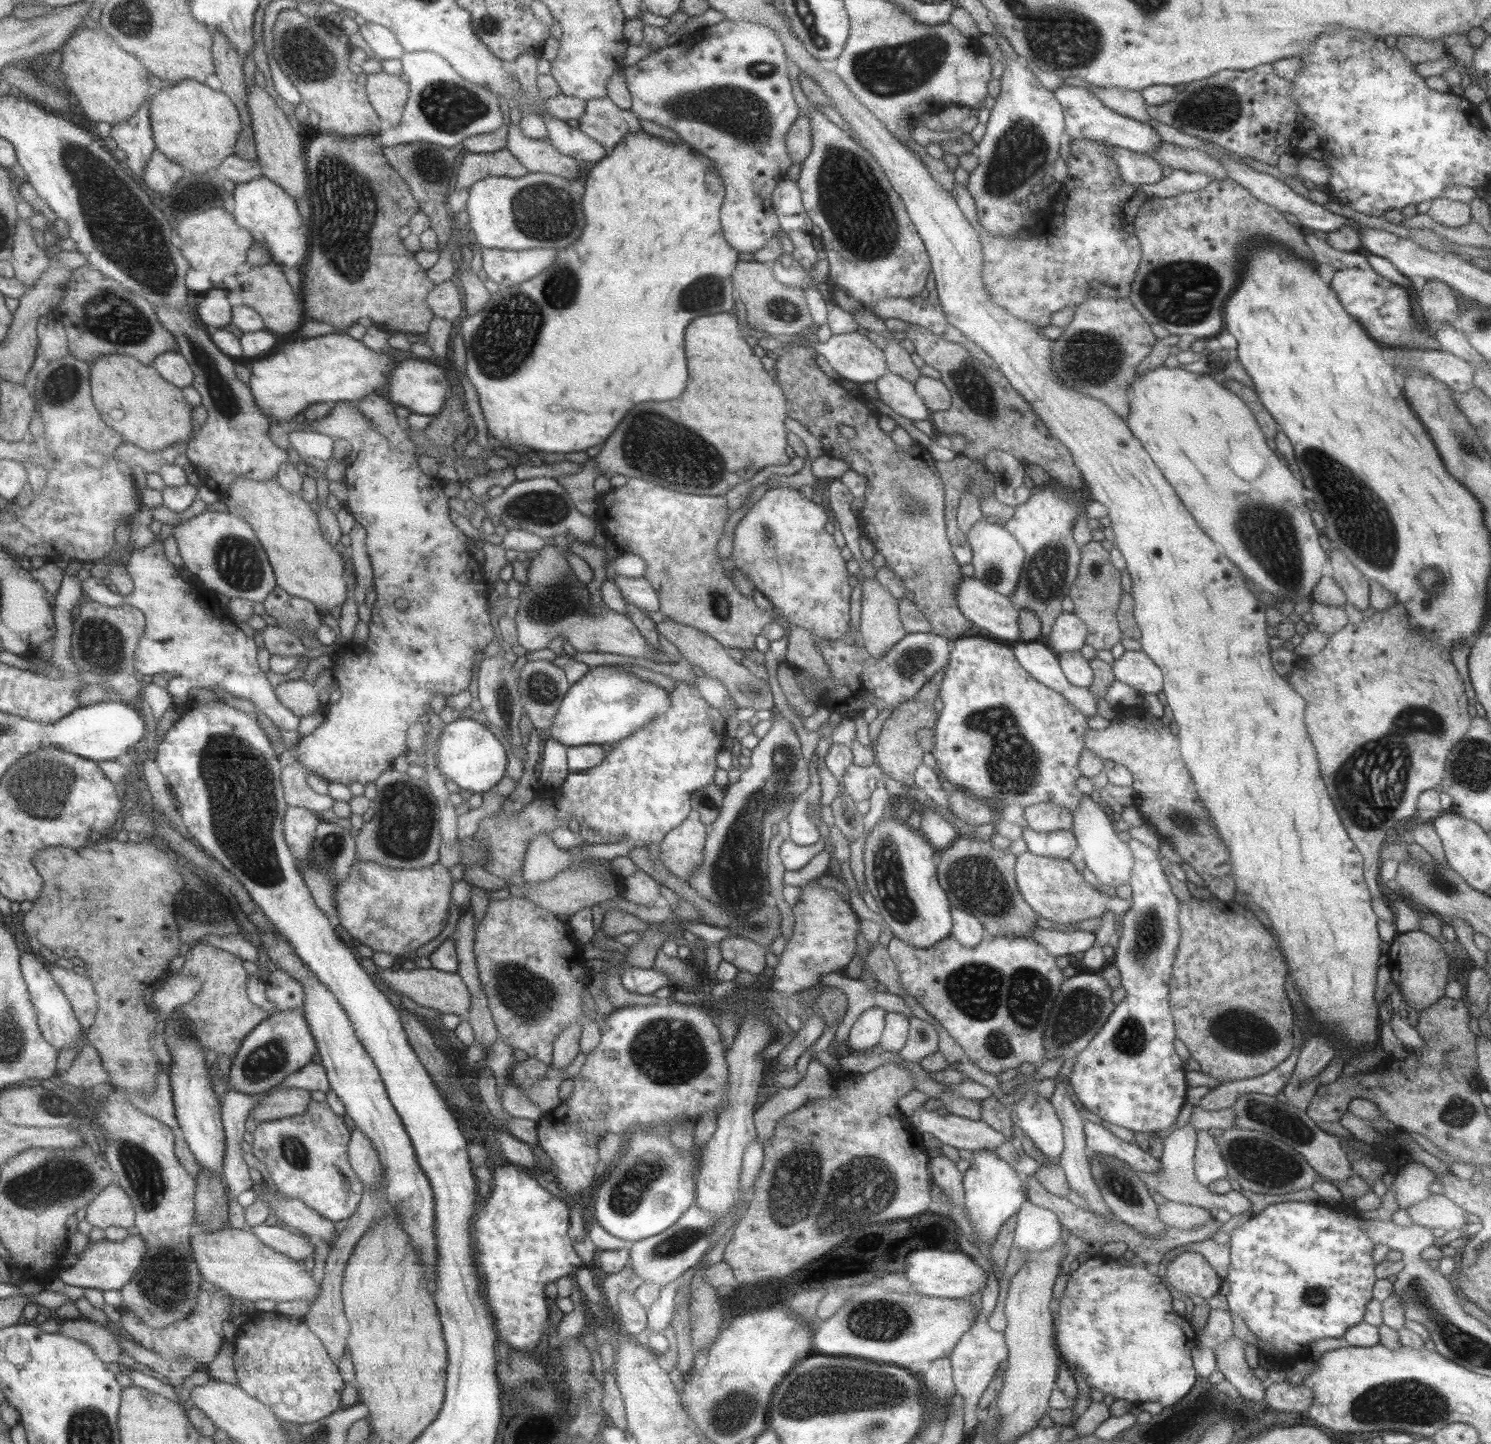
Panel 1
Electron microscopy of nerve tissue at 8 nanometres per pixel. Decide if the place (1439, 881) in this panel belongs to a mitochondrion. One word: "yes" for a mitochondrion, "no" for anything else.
yes

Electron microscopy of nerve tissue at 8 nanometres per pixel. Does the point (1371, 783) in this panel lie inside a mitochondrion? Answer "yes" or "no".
yes

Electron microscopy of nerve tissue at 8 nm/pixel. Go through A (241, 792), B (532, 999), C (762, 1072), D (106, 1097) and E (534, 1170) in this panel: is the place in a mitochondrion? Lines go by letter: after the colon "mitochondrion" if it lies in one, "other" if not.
A: mitochondrion
B: mitochondrion
C: other
D: other
E: other

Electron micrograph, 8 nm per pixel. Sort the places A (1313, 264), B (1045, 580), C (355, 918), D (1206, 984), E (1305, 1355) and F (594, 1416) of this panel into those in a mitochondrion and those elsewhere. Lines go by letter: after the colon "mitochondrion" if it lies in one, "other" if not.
A: other
B: mitochondrion
C: other
D: other
E: other
F: other

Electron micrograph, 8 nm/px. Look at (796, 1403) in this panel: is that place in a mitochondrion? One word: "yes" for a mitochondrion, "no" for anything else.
yes

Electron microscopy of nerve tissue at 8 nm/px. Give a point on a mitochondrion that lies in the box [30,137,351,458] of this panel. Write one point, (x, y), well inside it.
(131, 239)

